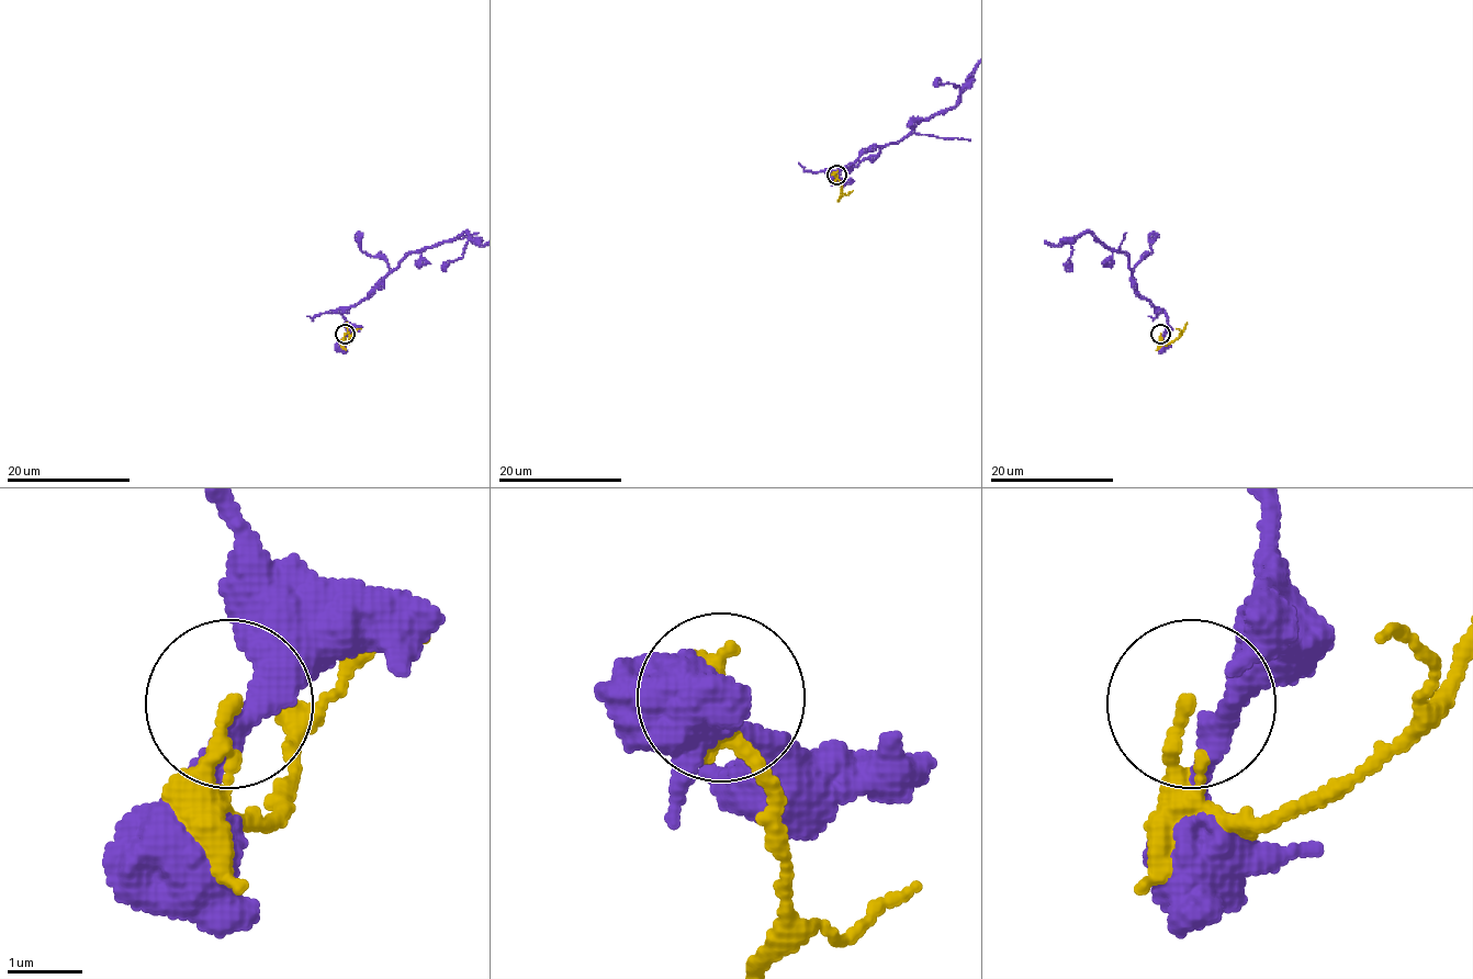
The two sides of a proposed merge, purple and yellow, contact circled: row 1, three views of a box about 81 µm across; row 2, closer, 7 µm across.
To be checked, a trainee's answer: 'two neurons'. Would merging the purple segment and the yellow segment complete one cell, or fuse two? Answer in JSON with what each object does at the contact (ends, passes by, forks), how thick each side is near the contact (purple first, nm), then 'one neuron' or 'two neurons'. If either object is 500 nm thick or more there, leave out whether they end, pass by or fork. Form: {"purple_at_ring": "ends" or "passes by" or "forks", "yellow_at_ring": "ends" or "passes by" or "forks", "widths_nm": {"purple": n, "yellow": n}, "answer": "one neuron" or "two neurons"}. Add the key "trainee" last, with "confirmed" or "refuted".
{"purple_at_ring": "passes by", "yellow_at_ring": "ends", "widths_nm": {"purple": 280, "yellow": 190}, "answer": "two neurons", "trainee": "confirmed"}

